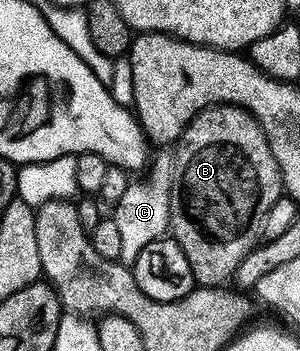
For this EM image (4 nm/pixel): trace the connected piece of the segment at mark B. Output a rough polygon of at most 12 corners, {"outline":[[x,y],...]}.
{"outline":[[238,104],[175,145],[169,232],[220,288],[283,194],[267,134]]}

